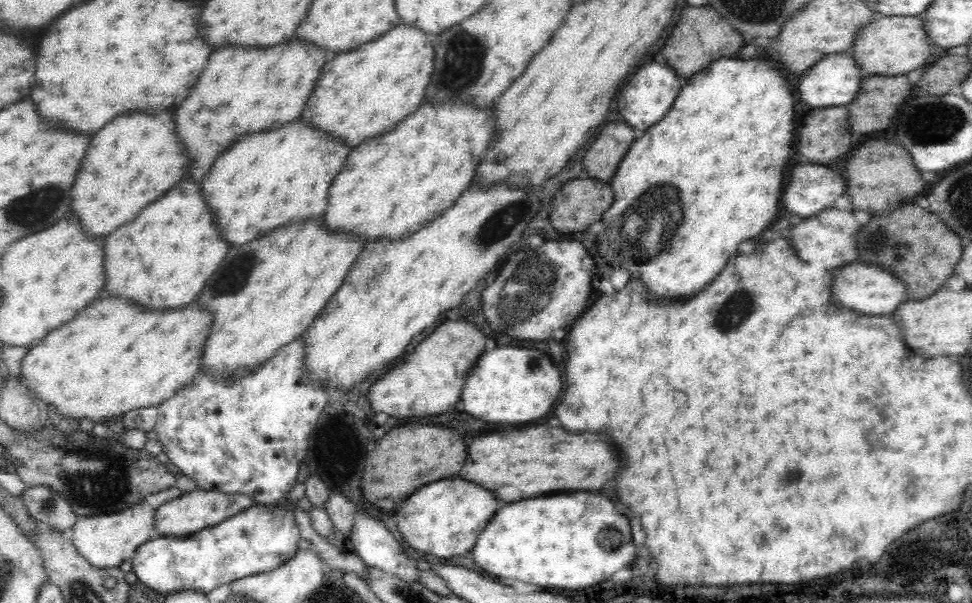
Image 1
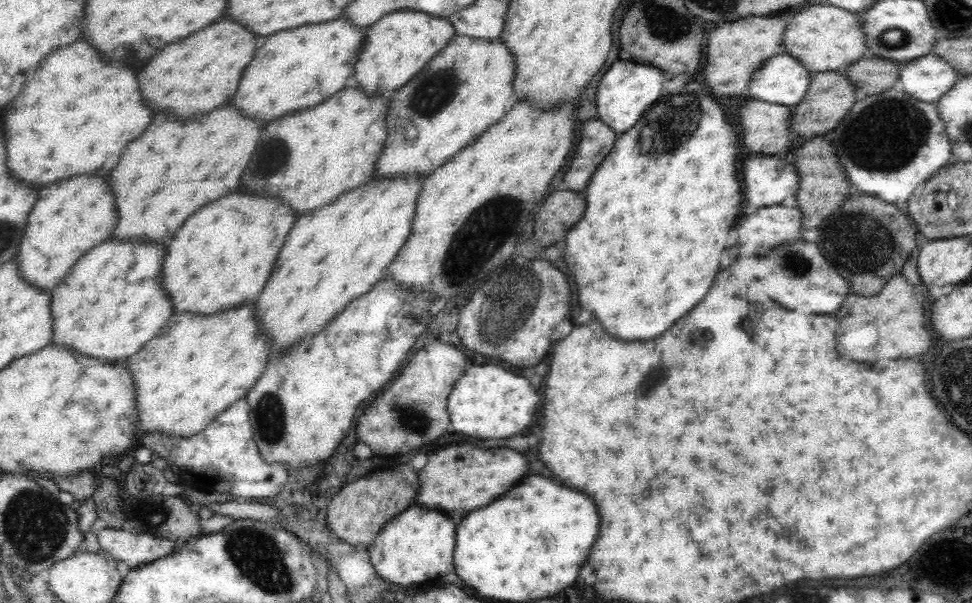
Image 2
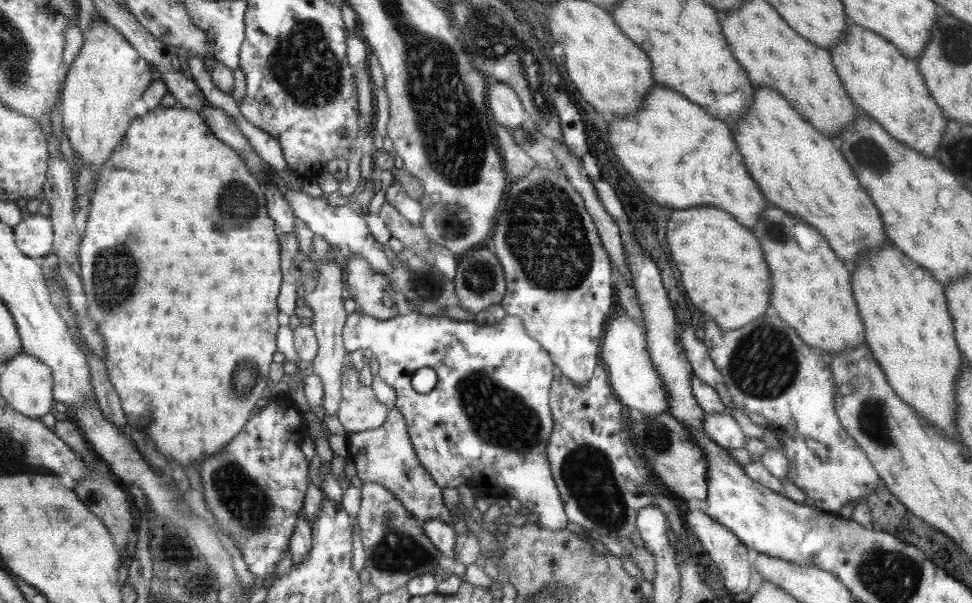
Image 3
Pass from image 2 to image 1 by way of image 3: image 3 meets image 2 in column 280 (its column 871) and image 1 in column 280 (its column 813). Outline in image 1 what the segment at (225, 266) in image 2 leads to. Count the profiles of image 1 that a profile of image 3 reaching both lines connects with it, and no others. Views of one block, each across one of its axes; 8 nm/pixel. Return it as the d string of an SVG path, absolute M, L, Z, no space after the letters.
M292 122L276 132L242 138L218 158L214 172L202 182L202 192L218 216L218 228L226 232L230 248L250 244L254 236L274 232L290 220L318 220L324 214L330 183L348 152L338 142L328 140L330 135L318 132L322 129Z

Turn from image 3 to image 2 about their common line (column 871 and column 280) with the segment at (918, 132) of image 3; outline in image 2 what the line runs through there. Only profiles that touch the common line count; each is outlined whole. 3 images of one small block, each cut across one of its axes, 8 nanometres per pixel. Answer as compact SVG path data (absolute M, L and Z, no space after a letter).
M339 17L322 24L277 32L260 40L264 44L242 70L236 96L230 104L252 120L268 124L276 118L314 108L349 85L366 31Z

